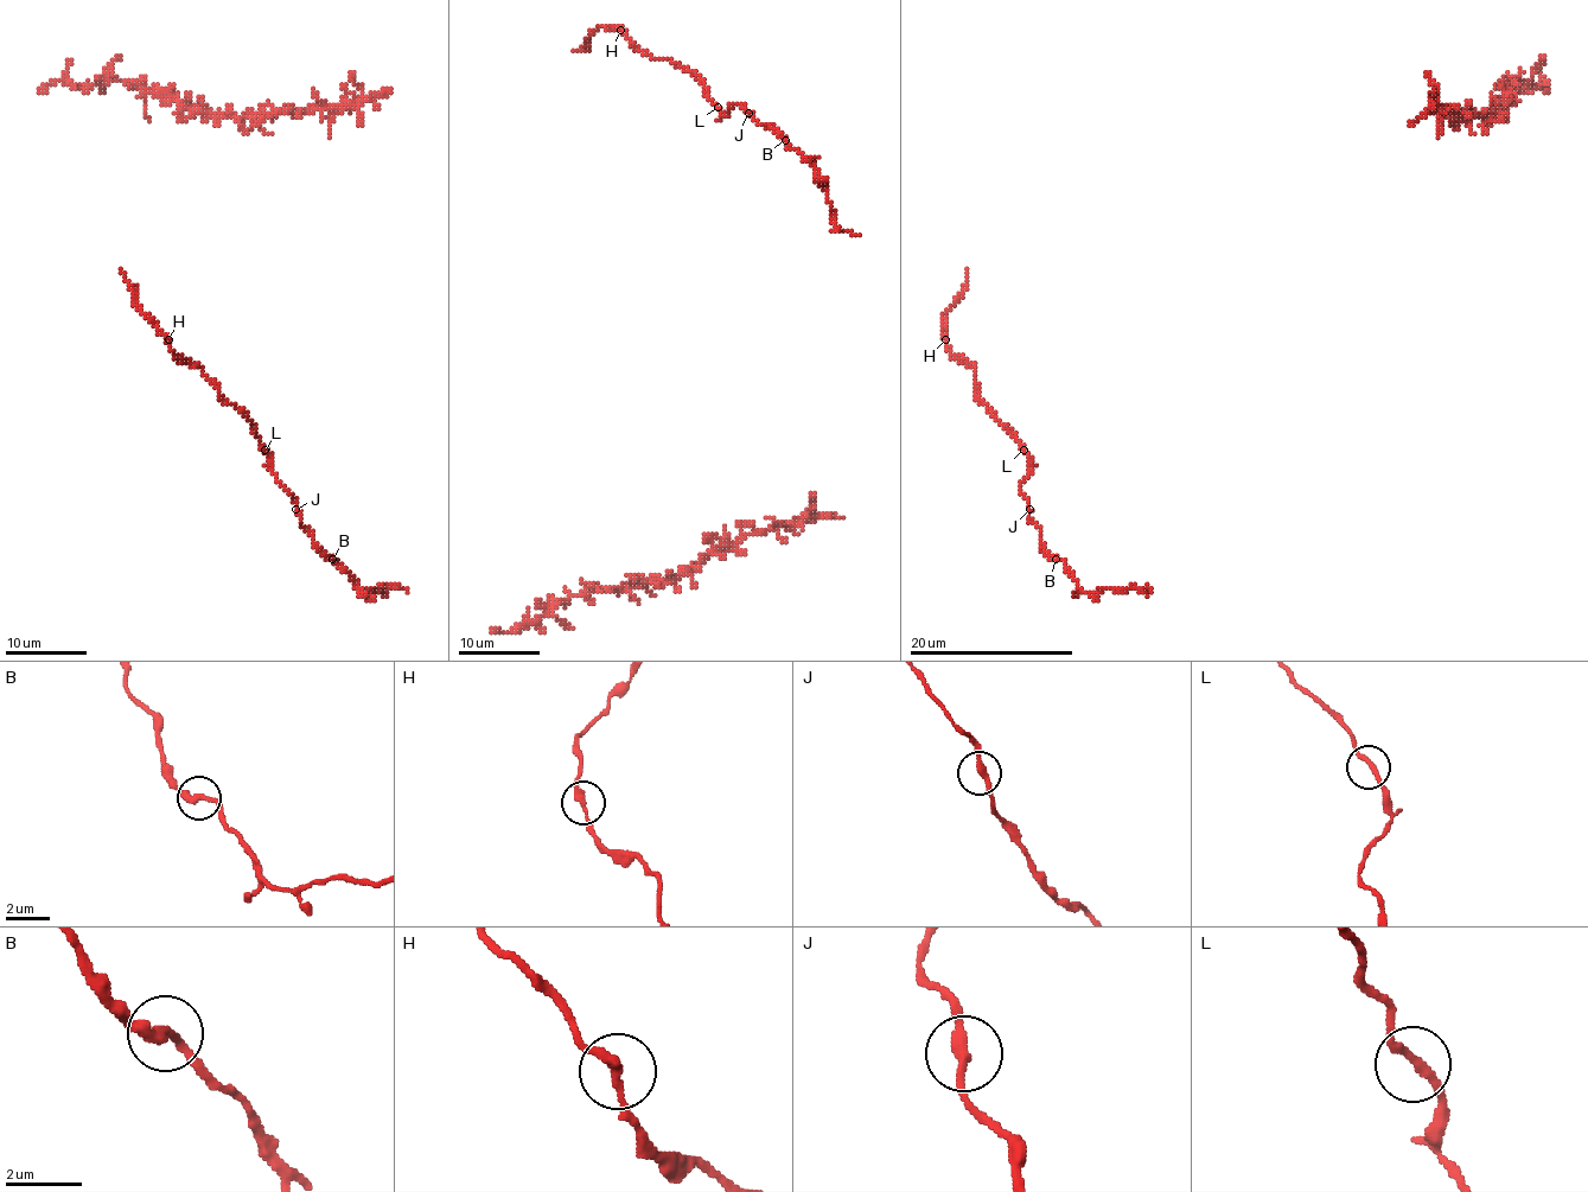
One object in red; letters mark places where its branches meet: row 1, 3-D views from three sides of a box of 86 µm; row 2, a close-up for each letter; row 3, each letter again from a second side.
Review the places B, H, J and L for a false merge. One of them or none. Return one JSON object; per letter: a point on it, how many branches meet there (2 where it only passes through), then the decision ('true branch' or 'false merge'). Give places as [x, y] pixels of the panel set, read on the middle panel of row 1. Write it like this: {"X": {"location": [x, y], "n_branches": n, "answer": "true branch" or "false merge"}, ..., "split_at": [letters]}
{"B": {"location": [785, 140], "n_branches": 2, "answer": "true branch"}, "H": {"location": [620, 30], "n_branches": 2, "answer": "true branch"}, "J": {"location": [748, 113], "n_branches": 2, "answer": "true branch"}, "L": {"location": [718, 107], "n_branches": 2, "answer": "true branch"}, "split_at": []}

